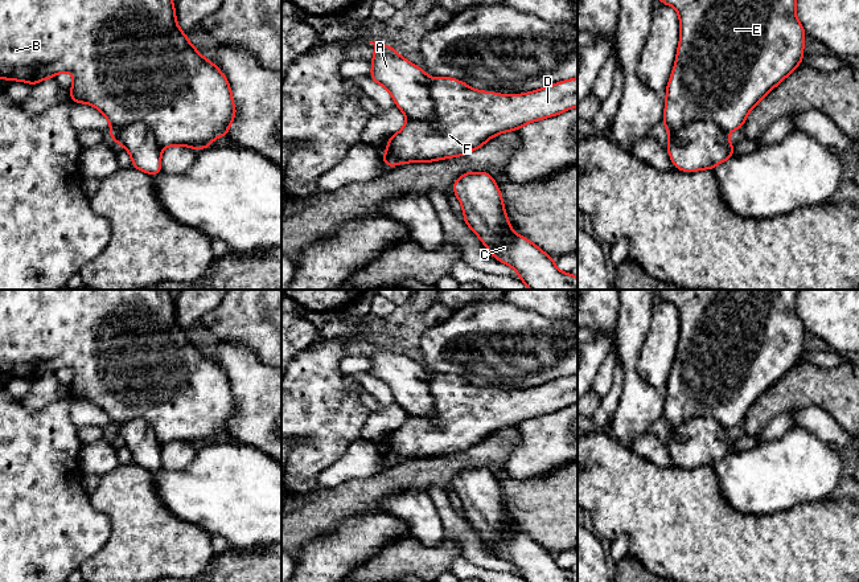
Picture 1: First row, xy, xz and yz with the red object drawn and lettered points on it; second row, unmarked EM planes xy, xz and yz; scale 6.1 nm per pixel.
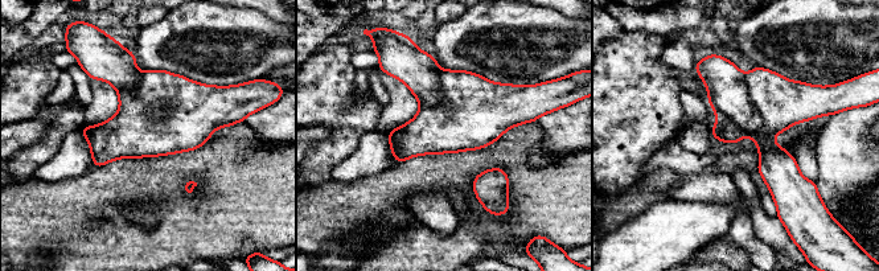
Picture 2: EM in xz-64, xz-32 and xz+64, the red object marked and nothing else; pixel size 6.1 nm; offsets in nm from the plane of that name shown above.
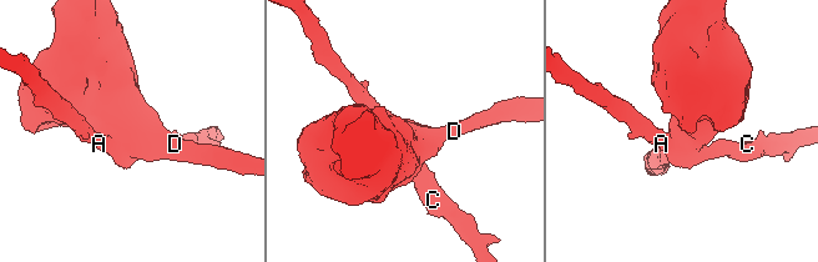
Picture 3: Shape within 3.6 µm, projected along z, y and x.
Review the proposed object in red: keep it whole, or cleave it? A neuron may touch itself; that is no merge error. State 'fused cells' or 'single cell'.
fused cells

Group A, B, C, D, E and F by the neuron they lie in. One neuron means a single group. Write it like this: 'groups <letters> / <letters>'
groups A C / B D E F

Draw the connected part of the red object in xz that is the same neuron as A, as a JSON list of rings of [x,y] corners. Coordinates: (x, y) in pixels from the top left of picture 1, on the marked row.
[[[369,42],[375,49],[369,75],[373,82],[382,85],[391,94],[396,107],[407,119],[427,120],[437,128],[428,74],[403,58],[392,46]]]

